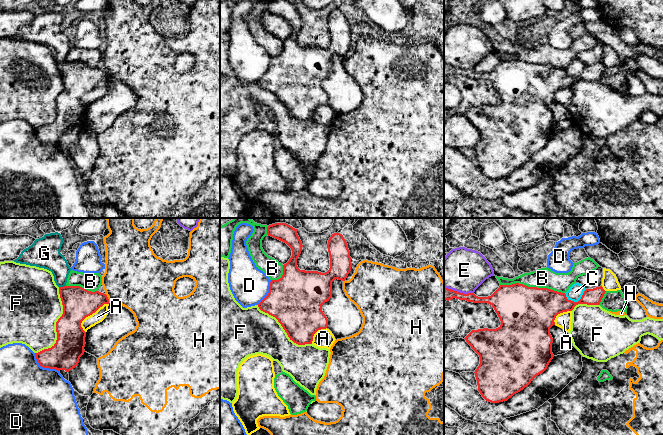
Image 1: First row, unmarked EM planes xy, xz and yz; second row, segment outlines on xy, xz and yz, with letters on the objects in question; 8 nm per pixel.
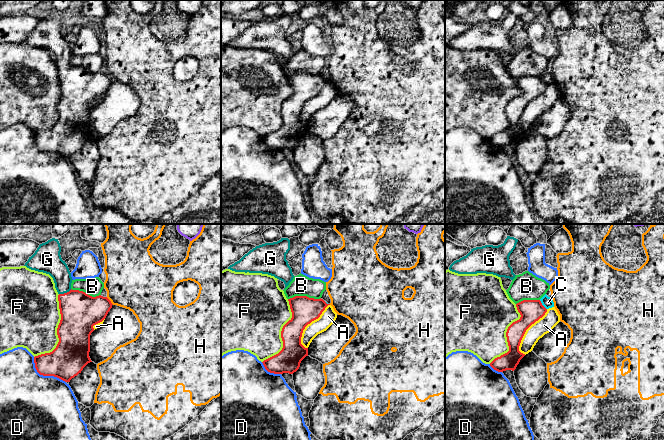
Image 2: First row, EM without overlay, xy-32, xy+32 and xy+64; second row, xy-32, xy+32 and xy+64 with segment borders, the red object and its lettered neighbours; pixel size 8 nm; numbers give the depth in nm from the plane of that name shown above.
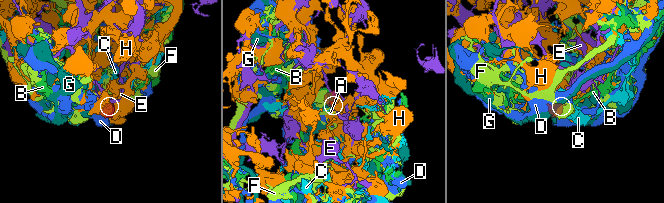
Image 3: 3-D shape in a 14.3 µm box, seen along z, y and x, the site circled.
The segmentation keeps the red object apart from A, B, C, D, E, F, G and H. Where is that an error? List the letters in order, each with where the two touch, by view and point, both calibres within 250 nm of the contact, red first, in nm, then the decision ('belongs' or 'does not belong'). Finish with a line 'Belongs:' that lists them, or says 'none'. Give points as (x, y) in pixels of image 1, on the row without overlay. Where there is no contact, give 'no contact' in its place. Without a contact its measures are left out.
A: contact xy (89, 91); calibres 260 and 90 nm; does not belong
B: contact yz (532, 63); calibres 440 and 160 nm; does not belong
C: contact yz (575, 78); calibres 260 and 120 nm; does not belong
D: contact xy (43, 143); calibres 240 and 500 nm; does not belong
E: contact yz (459, 68); calibres 100 and 360 nm; does not belong
F: contact xy (56, 101); calibres 260 and 480 nm; does not belong
G: contact xy (62, 63); calibres 260 and 180 nm; belongs
H: contact xy (107, 74); calibres 260 and 440 nm; does not belong
Belongs: G

